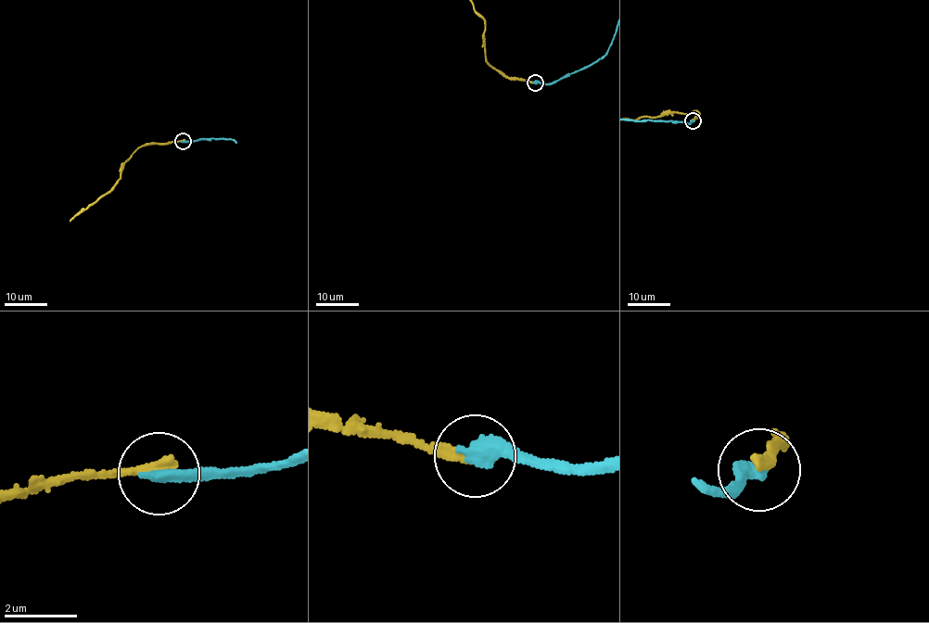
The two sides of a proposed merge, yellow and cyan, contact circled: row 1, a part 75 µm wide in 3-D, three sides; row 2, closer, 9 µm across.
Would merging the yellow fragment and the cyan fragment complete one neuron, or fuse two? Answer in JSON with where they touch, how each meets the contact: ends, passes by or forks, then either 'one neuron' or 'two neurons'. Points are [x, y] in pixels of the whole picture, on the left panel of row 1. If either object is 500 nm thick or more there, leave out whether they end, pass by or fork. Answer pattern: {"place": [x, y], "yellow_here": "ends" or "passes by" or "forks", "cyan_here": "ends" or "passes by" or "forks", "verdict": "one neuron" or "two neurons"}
{"place": [183, 141], "yellow_here": "ends", "cyan_here": "ends", "verdict": "two neurons"}

